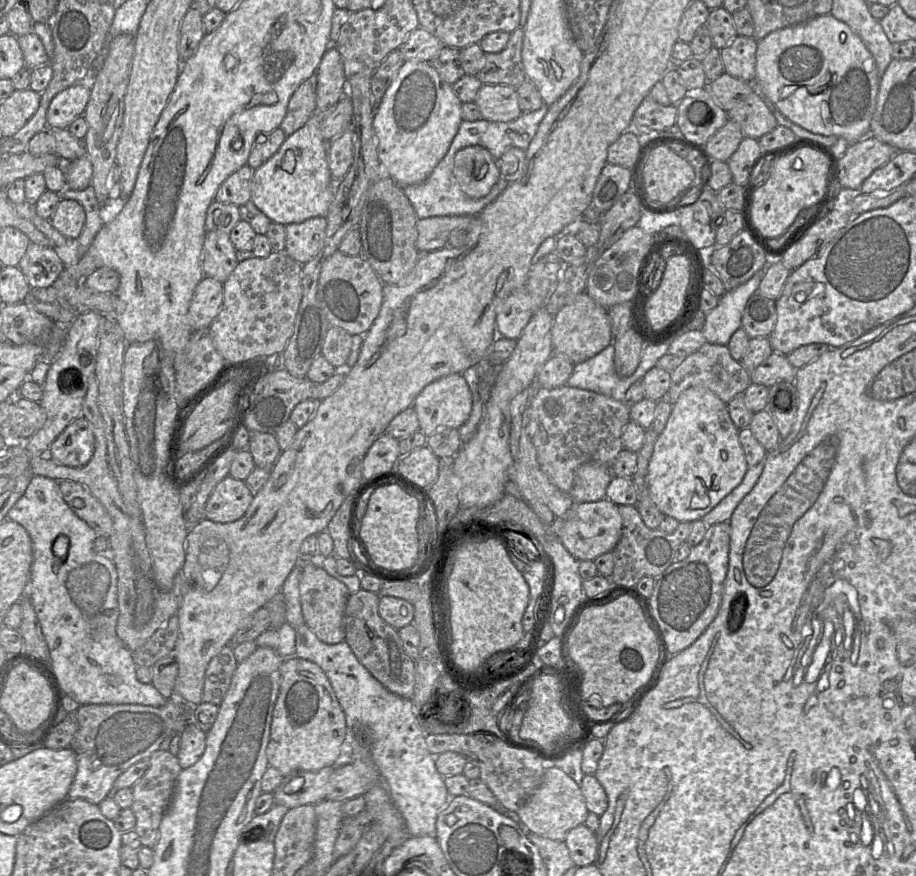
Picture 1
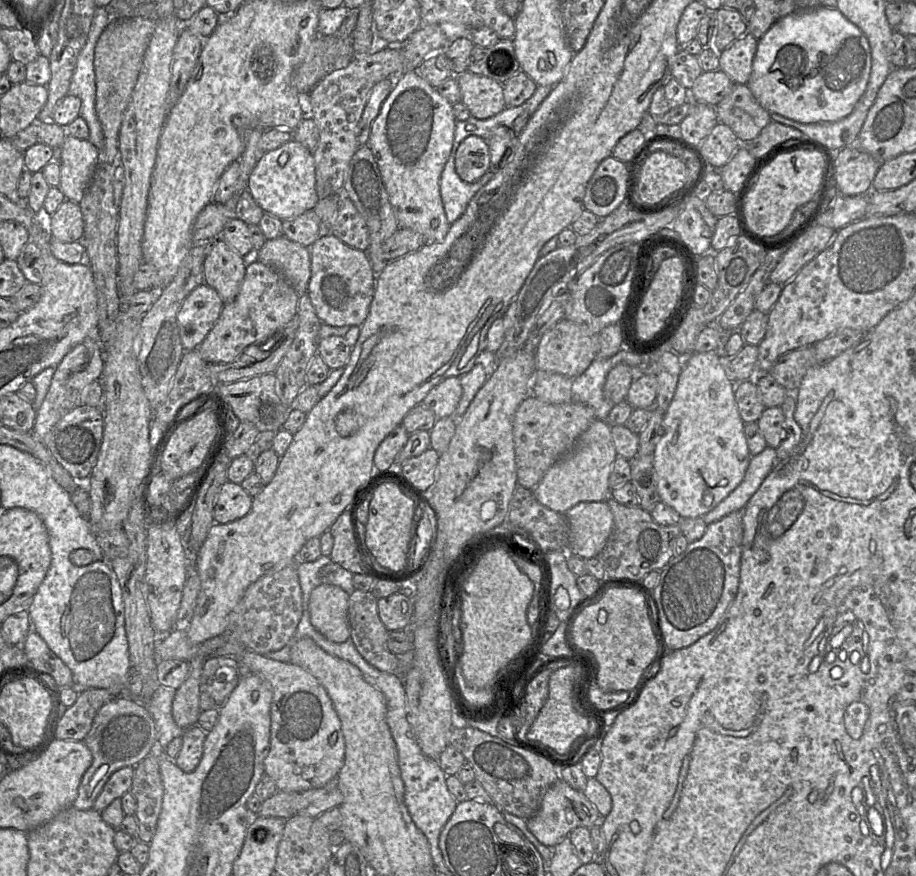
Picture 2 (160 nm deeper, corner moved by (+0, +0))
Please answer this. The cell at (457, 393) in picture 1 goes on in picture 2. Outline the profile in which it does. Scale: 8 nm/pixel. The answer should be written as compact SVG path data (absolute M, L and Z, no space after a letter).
M449 377L432 388L422 401L438 419L452 417L463 394L459 377Z

